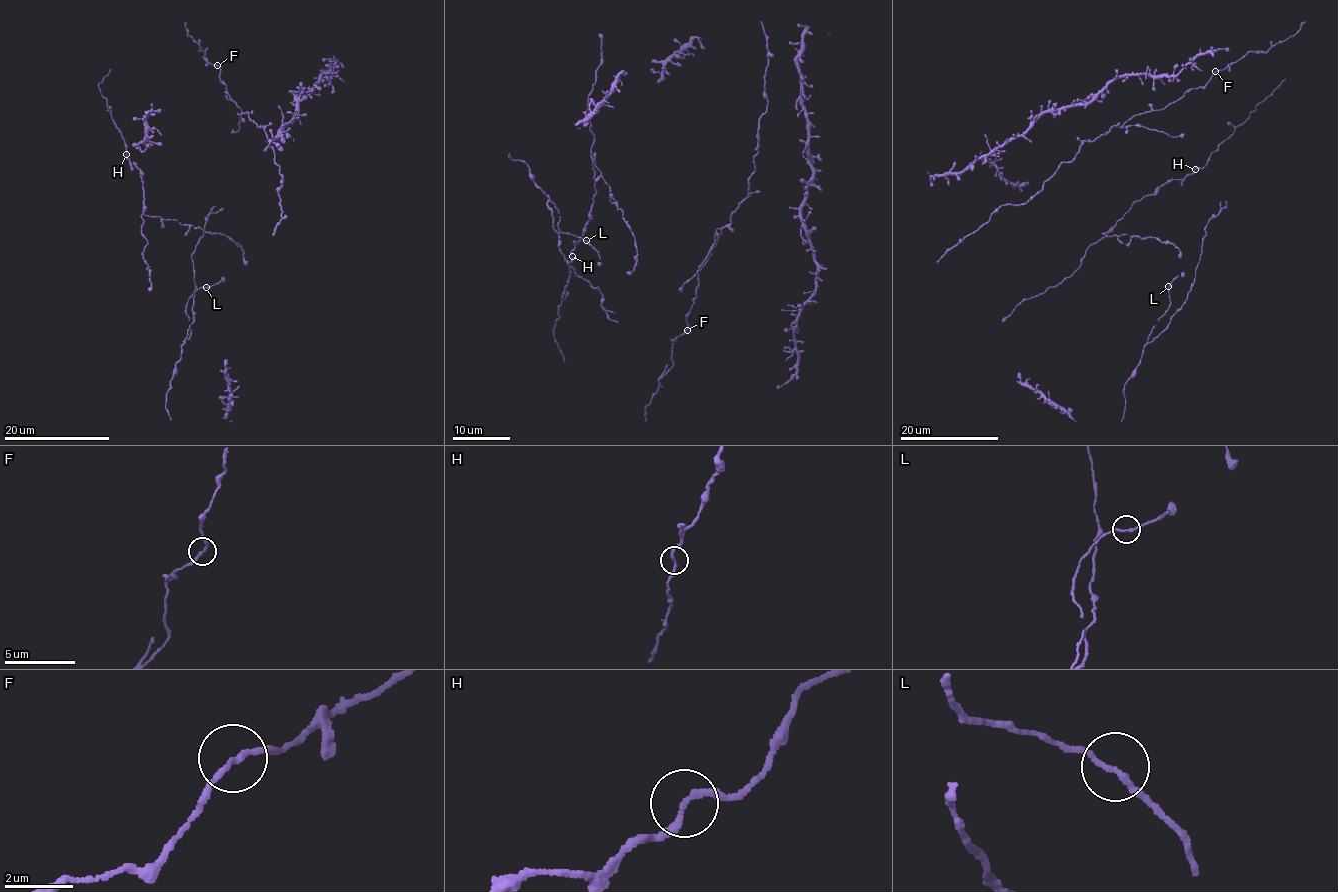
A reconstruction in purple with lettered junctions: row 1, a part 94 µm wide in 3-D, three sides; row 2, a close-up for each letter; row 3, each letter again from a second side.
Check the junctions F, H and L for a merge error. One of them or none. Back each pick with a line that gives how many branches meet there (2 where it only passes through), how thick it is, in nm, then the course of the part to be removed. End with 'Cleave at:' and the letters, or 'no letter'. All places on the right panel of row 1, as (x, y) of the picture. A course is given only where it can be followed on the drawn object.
Cleave at: no letter

